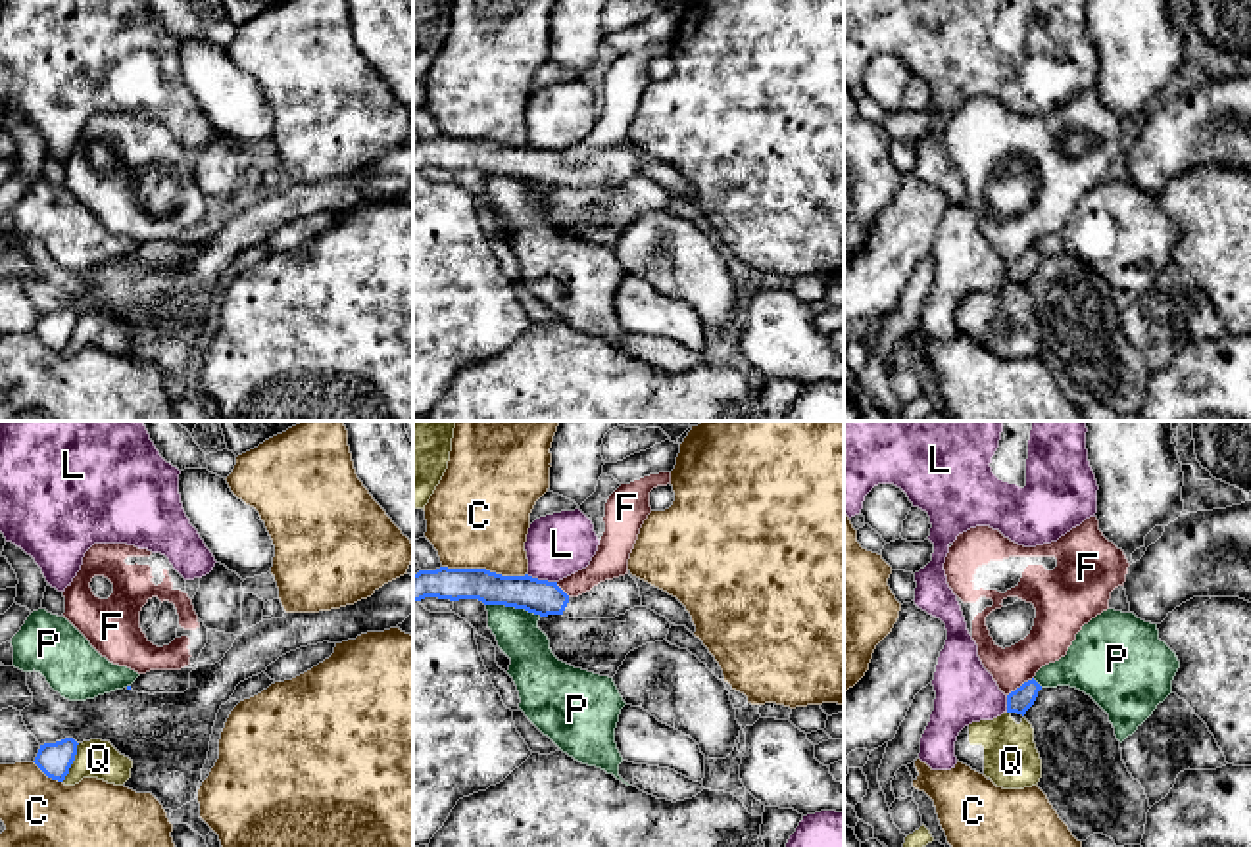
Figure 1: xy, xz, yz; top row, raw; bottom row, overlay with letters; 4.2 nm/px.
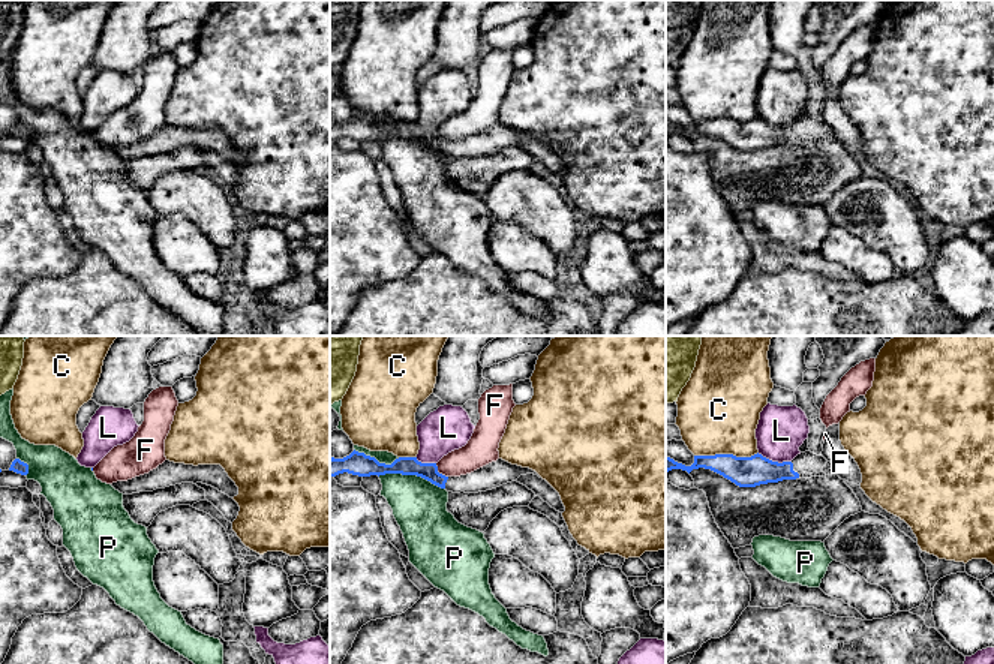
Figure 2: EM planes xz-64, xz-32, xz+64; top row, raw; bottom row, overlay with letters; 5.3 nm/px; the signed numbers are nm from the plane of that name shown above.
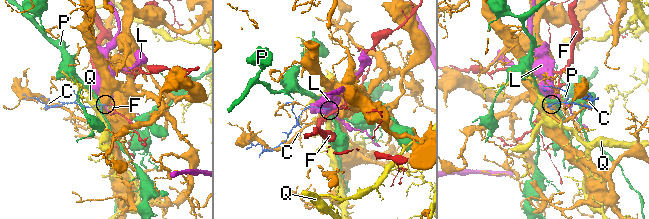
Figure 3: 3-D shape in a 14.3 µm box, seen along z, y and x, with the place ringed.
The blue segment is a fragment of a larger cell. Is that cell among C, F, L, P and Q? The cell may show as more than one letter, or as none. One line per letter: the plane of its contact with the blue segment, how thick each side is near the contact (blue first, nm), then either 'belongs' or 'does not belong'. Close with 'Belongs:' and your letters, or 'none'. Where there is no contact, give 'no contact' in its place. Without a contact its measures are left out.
C: meets blue in xz; 140 nm thick on the blue side, 420 nm on the other; does not belong
F: meets blue in yz; 100 nm thick on the blue side, 180 nm on the other; does not belong
L: meets blue in xz; 150 nm thick on the blue side, 260 nm on the other; does not belong
P: meets blue in xz; 150 nm thick on the blue side, 190 nm on the other; does not belong
Q: meets blue in xy; 140 nm thick on the blue side, 160 nm on the other; does not belong
Belongs: none

